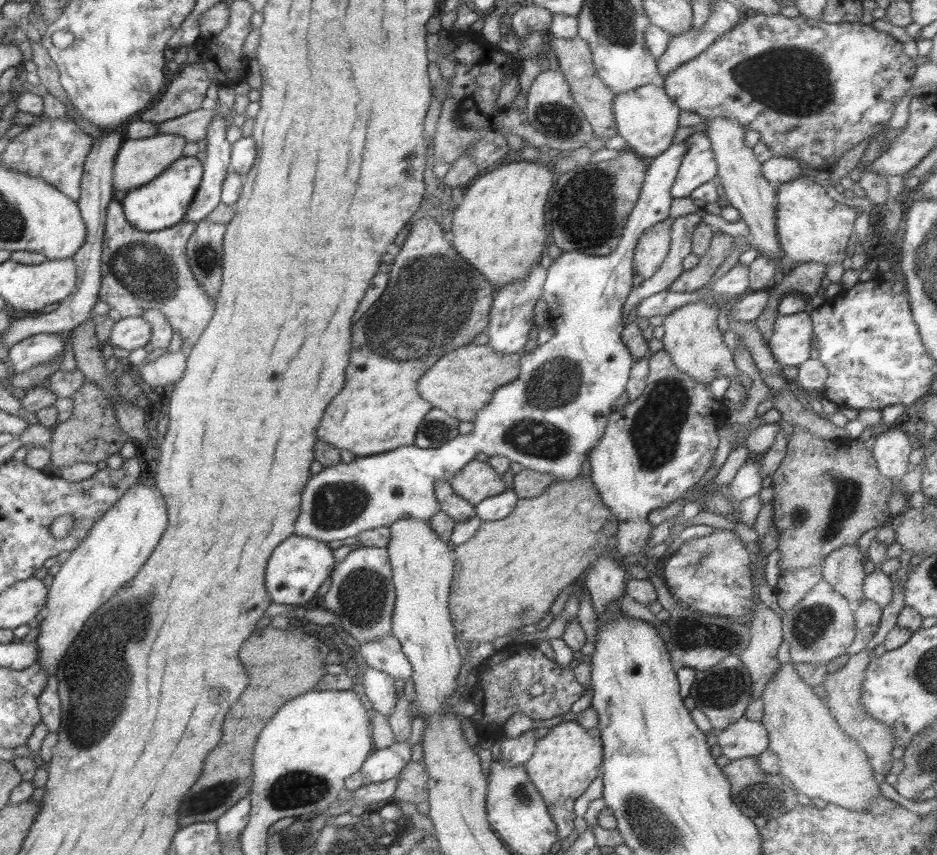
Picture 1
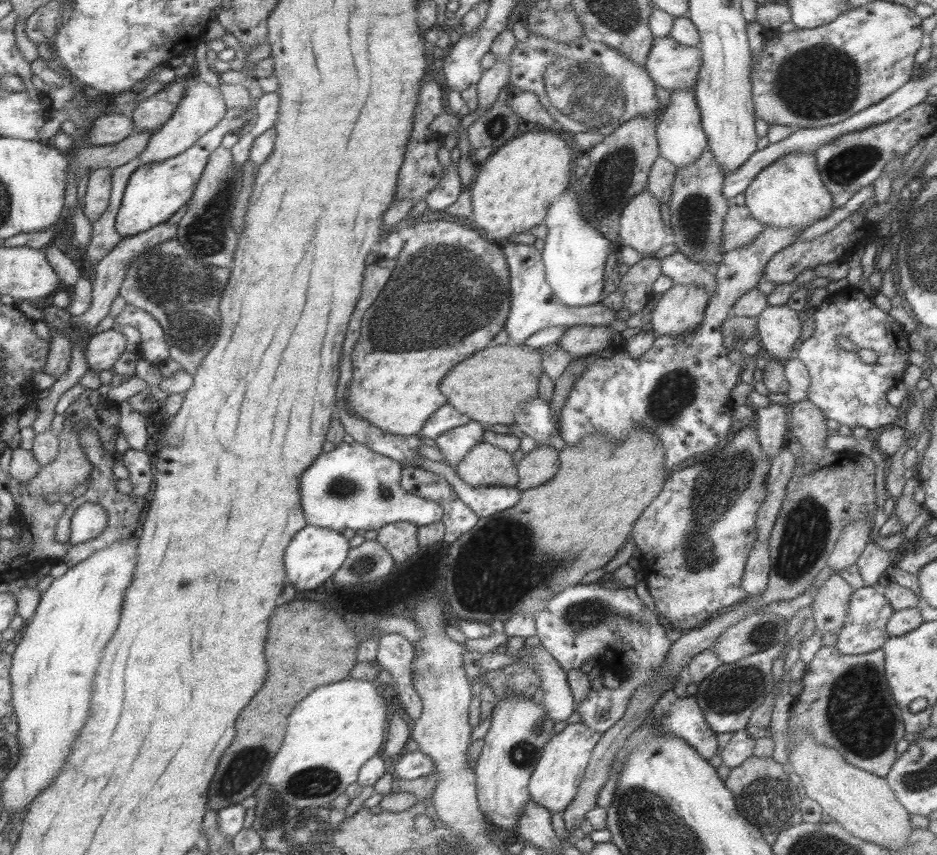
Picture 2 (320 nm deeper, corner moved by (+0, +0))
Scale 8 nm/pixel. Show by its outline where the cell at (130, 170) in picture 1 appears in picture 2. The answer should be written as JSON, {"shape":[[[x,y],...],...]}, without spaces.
{"shape":[[[187,76],[186,87],[181,100],[177,103],[175,110],[171,113],[169,120],[151,133],[146,147],[140,152],[140,165],[159,162],[171,158],[187,150],[202,134],[211,130],[226,114],[223,95],[217,87],[207,86],[197,77]]]}

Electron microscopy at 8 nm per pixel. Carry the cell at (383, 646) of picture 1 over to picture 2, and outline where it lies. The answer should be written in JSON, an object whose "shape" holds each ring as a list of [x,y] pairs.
{"shape":[[[400,634],[377,636],[378,650],[375,661],[391,676],[392,686],[401,702],[401,712],[413,722],[421,716],[422,700],[414,689],[411,678],[414,646]]]}

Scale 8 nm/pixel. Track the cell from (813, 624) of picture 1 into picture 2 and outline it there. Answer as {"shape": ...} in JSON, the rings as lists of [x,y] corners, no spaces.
{"shape":[[[832,573],[820,586],[812,603],[814,628],[820,636],[825,632],[837,634],[841,628],[847,610],[847,603],[854,588],[849,586],[837,573]]]}

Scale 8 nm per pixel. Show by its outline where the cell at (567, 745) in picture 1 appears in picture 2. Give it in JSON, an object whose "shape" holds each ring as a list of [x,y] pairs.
{"shape":[[[581,722],[567,723],[559,733],[554,733],[545,743],[542,755],[530,774],[527,785],[530,799],[546,808],[551,815],[564,811],[575,798],[593,747],[601,735]]]}

